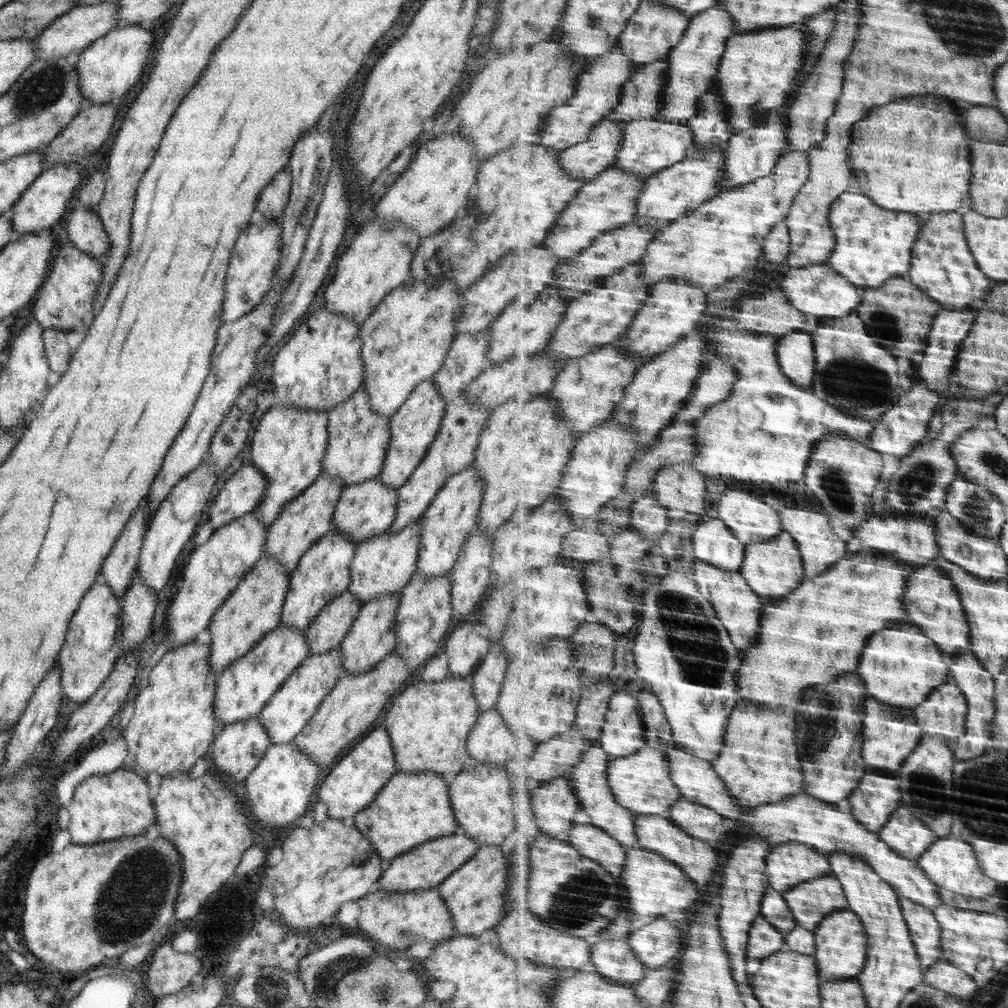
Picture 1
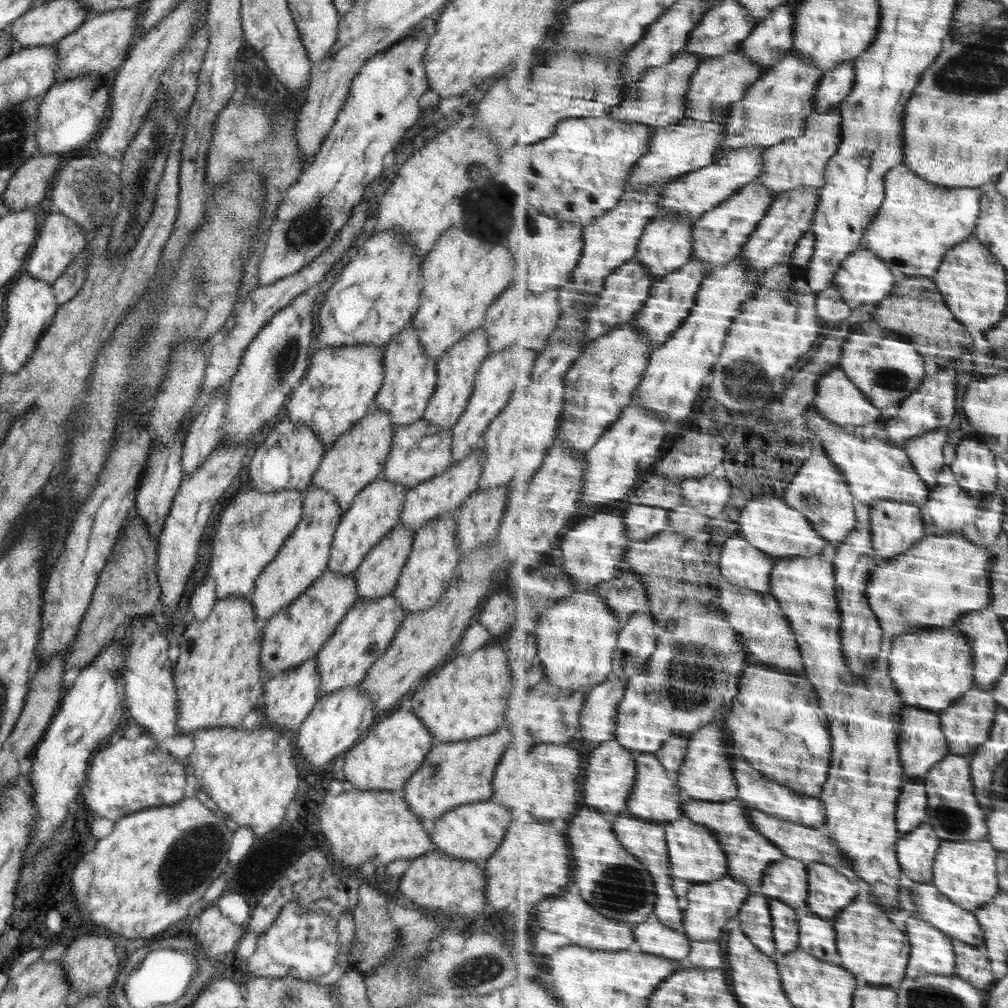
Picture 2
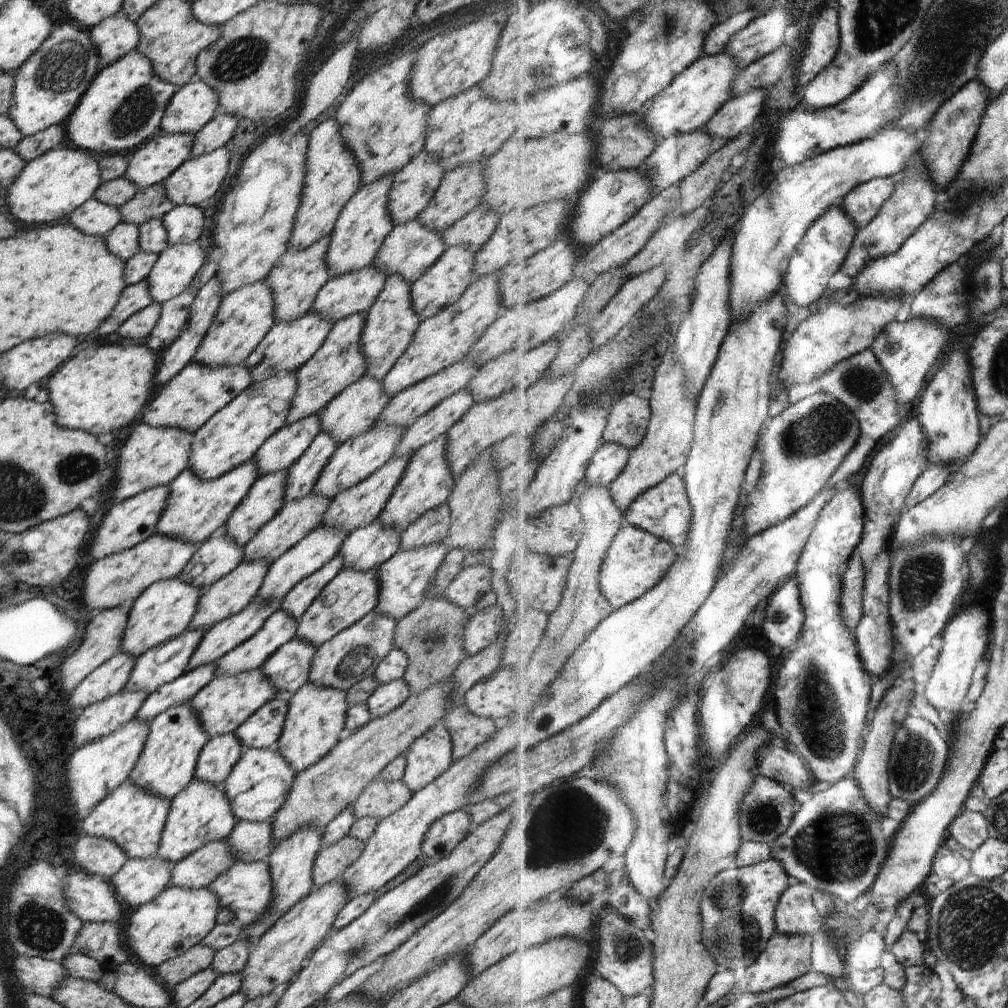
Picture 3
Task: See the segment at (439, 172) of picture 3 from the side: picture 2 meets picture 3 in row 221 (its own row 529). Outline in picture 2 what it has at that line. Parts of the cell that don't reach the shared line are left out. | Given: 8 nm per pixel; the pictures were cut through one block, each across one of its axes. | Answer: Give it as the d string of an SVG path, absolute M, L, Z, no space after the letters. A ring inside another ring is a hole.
M398 524L364 557L362 564L354 572L358 598L378 599L393 592L402 568L412 552L415 533L408 527Z

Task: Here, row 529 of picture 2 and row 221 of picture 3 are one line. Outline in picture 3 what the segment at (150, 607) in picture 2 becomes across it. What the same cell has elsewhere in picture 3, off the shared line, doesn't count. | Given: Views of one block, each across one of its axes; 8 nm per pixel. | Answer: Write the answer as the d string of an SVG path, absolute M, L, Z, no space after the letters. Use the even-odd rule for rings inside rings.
M158 183L138 192L119 207L122 223L132 223L137 227L152 219L161 219L175 207L166 196L164 183Z

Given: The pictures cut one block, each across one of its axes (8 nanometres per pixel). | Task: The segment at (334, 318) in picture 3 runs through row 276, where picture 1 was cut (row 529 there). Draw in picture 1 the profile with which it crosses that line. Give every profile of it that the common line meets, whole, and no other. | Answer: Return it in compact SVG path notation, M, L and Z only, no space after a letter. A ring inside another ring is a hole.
M379 477L343 488L333 512L331 524L338 533L349 534L358 544L390 528L397 511L397 488L386 486Z

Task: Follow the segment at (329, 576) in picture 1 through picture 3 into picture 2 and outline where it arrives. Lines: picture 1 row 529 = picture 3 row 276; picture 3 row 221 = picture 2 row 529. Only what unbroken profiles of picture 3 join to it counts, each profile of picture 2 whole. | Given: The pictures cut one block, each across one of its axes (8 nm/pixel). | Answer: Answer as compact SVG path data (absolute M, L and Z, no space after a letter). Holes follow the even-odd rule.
M376 478L367 484L354 497L350 508L342 515L342 520L334 533L334 542L330 550L328 569L345 576L354 573L362 564L364 557L399 524L402 504L406 500L408 487L388 481L386 478Z

